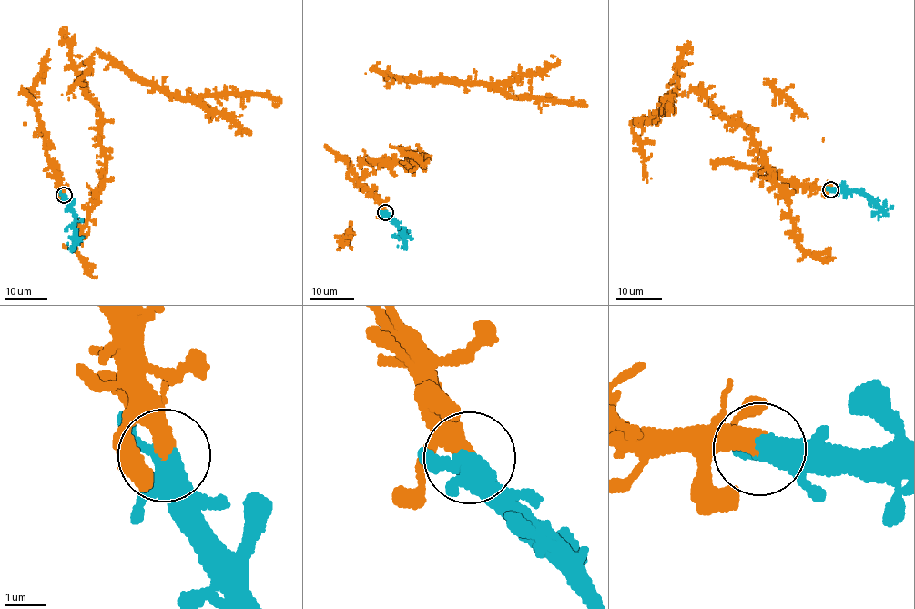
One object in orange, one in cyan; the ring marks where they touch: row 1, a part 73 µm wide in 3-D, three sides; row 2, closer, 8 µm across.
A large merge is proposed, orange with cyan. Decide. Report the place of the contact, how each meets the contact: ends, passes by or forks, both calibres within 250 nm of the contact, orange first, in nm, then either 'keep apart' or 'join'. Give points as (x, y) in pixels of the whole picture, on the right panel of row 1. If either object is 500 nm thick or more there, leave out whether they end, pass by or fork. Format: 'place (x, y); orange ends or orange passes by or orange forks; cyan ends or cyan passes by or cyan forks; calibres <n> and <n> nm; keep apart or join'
place (830, 189); orange ends; cyan passes by; calibres 440 and 420 nm; join

